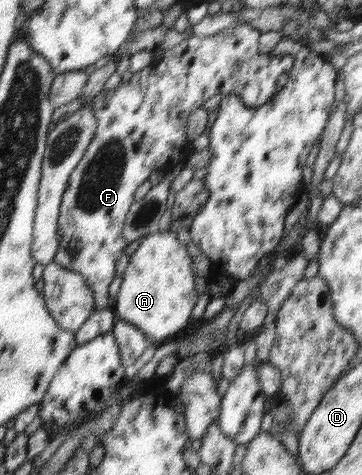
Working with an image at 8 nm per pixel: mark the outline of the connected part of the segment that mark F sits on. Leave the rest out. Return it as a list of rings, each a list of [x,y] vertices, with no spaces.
[[[238,24],[226,31],[221,31],[216,35],[211,35],[210,37],[200,37],[199,35],[190,34],[187,36],[182,43],[176,45],[176,47],[171,47],[165,50],[165,54],[159,59],[155,60],[154,64],[148,69],[142,69],[141,71],[134,72],[132,78],[129,81],[122,82],[118,87],[110,91],[102,91],[91,102],[90,107],[92,107],[92,113],[96,117],[96,132],[94,132],[94,138],[92,142],[88,145],[85,154],[82,159],[78,162],[78,165],[74,168],[71,173],[70,179],[68,180],[68,187],[64,191],[62,199],[62,207],[60,207],[60,213],[58,218],[58,231],[60,234],[59,248],[55,253],[53,262],[61,265],[64,269],[70,271],[81,273],[88,285],[93,291],[94,299],[94,310],[101,309],[113,309],[114,300],[110,299],[108,296],[108,287],[114,277],[114,270],[116,269],[116,264],[123,254],[124,248],[128,245],[127,241],[123,238],[122,228],[125,224],[125,218],[128,214],[132,203],[134,203],[134,194],[136,188],[142,185],[146,180],[148,180],[149,175],[152,175],[154,171],[162,171],[164,165],[170,165],[175,169],[186,165],[188,157],[191,153],[191,143],[186,137],[186,124],[188,123],[188,117],[198,109],[202,108],[202,104],[209,100],[210,98],[222,94],[222,95],[238,95],[242,99],[243,103],[248,106],[259,106],[260,104],[267,103],[274,95],[280,91],[282,87],[287,83],[289,79],[289,74],[294,64],[293,55],[278,55],[274,57],[269,57],[266,59],[261,58],[261,53],[258,49],[259,37],[261,31],[254,29],[250,24]]]

